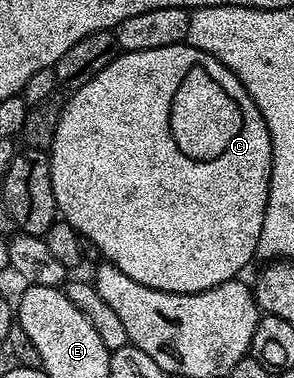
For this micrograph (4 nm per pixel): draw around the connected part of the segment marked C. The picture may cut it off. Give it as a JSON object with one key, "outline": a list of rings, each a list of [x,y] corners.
{"outline":[[[186,42],[165,45],[165,49],[124,51],[116,54],[115,59],[93,77],[93,81],[85,81],[85,85],[74,88],[68,95],[71,96],[66,96],[57,125],[57,137],[53,137],[53,145],[49,148],[55,206],[65,222],[73,225],[90,246],[96,247],[106,262],[121,269],[125,277],[149,285],[149,289],[192,295],[236,278],[240,274],[238,271],[251,258],[256,258],[269,201],[271,138],[265,117],[261,117],[257,105],[253,105],[253,97],[249,97],[245,85],[241,85],[237,76],[225,69],[221,61]]]}

